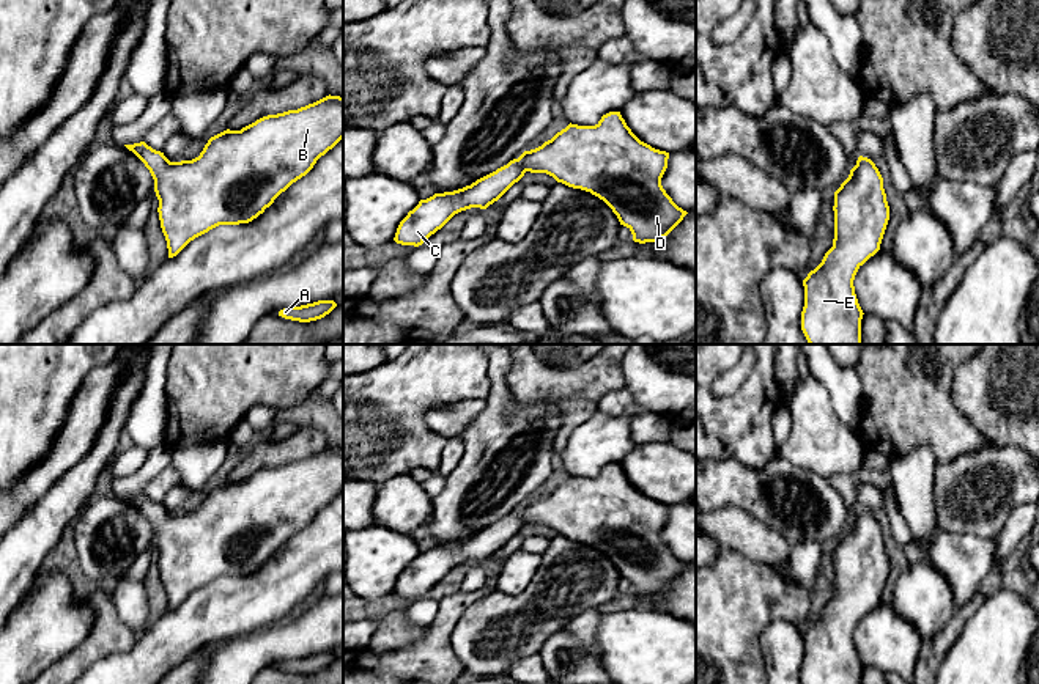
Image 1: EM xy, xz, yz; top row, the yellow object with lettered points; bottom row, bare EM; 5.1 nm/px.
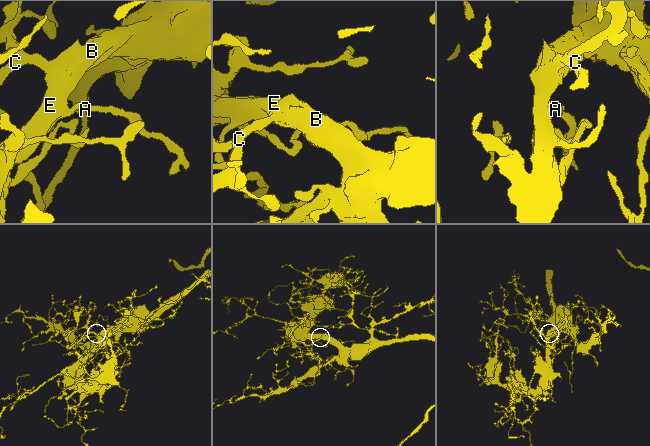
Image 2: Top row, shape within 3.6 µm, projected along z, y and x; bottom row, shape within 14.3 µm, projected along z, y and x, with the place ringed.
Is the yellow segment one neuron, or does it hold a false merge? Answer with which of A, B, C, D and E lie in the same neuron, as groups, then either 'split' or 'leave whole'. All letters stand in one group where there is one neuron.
A B C D E | leave whole

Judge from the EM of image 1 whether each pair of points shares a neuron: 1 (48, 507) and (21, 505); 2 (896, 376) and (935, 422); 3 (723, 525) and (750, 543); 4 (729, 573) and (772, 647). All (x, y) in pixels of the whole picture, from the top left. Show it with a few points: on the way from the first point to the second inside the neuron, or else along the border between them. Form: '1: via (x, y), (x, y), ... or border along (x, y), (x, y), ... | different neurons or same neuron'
1: border along (59, 480), (16, 524) | different neurons
2: via (905, 387), (907, 393), (924, 411) | same neuron
3: via (729, 527), (743, 536) | same neuron
4: border along (791, 621), (772, 620), (761, 632), (764, 667) | different neurons

